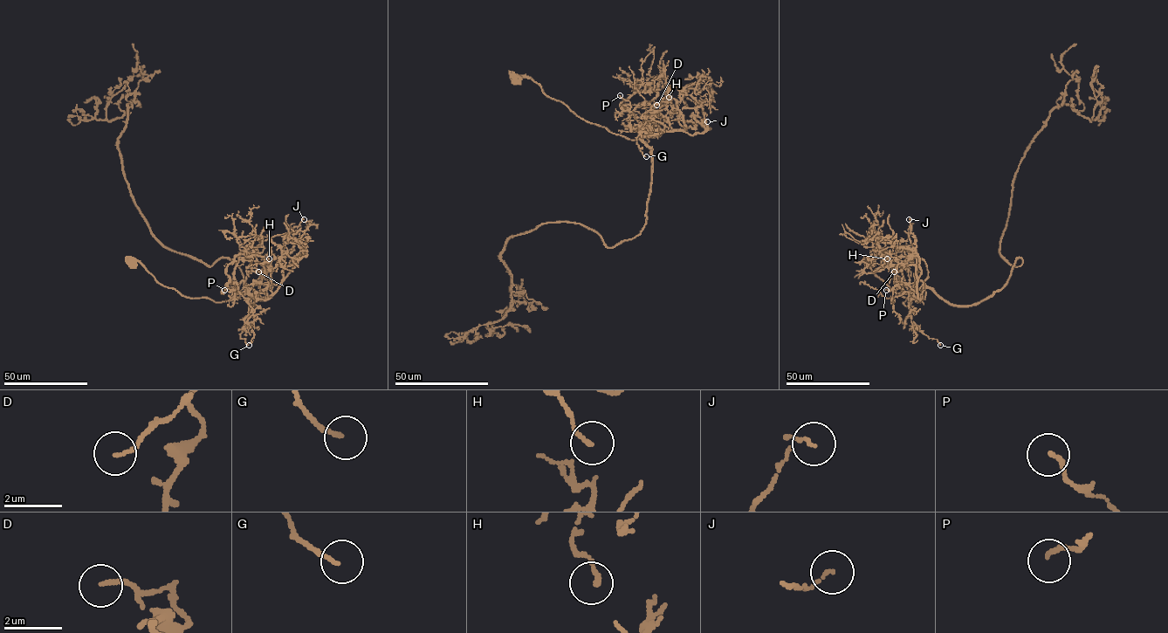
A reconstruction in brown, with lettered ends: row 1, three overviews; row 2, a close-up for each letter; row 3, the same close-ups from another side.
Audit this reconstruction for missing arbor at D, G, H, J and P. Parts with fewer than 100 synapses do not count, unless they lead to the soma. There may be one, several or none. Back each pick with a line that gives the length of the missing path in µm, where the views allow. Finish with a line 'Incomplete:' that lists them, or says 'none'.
P: about 80 µm are missing
Incomplete: P

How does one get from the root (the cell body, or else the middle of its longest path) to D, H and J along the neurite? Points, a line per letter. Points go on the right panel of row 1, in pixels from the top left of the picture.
D: (871, 261), (871, 271), (900, 295), (917, 302), (925, 297), (924, 288), (919, 298), (894, 271)
H: (871, 261), (871, 271), (890, 287), (920, 302), (925, 290), (919, 298), (916, 258), (888, 251), (887, 258)
J: (871, 261), (900, 295), (925, 297), (924, 288), (920, 298), (917, 292), (909, 219)

